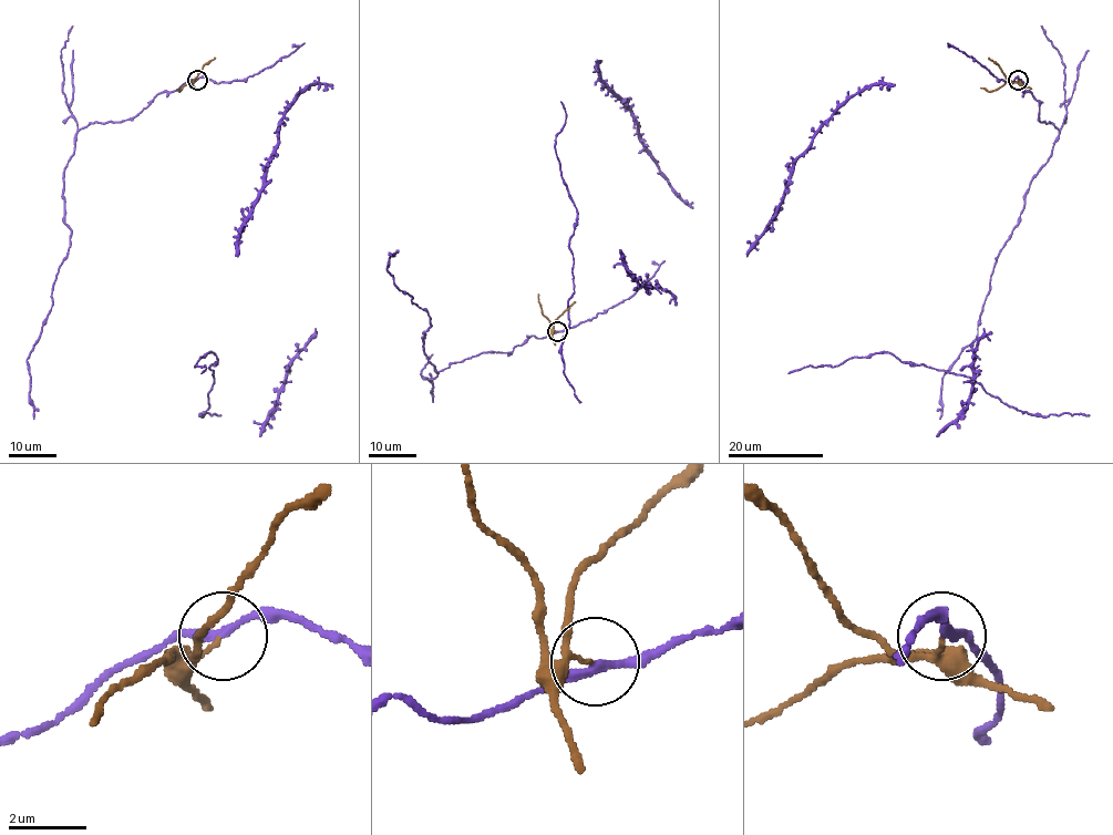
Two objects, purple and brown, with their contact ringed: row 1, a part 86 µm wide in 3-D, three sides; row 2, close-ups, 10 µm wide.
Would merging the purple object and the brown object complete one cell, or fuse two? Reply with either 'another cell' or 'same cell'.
another cell

